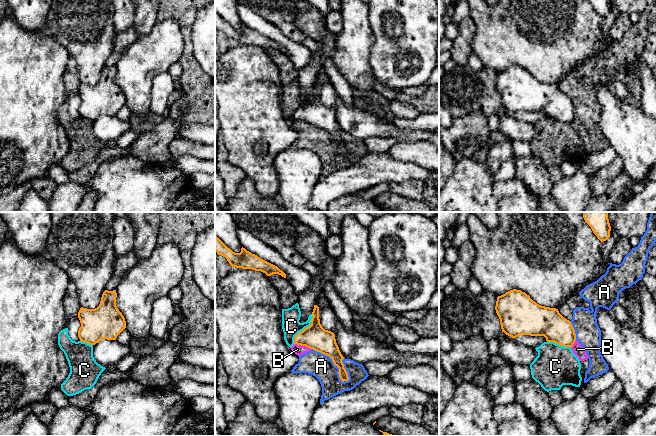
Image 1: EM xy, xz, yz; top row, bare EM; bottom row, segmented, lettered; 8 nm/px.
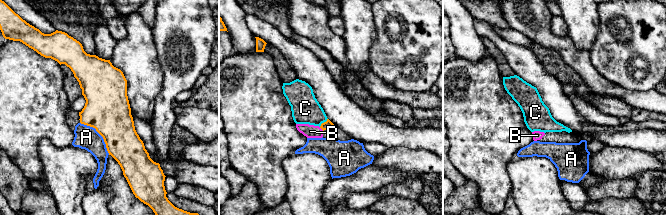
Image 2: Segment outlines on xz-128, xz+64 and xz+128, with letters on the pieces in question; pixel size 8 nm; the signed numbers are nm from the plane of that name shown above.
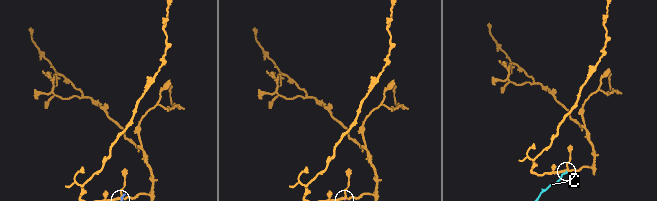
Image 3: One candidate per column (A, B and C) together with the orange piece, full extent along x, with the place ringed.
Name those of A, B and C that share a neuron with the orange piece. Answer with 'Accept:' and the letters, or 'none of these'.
Accept: none of these

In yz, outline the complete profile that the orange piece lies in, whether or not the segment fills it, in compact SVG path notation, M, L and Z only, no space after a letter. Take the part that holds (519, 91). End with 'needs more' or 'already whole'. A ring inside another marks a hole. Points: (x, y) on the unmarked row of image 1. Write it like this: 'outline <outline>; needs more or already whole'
outline M513 65L498 72L495 86L502 108L512 114L544 112L547 118L570 124L576 117L571 98L558 85L537 80L521 66Z; already whole

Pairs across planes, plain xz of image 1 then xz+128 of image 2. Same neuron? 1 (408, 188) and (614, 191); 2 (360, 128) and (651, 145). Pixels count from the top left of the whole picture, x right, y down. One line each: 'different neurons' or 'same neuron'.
1: same neuron
2: same neuron

